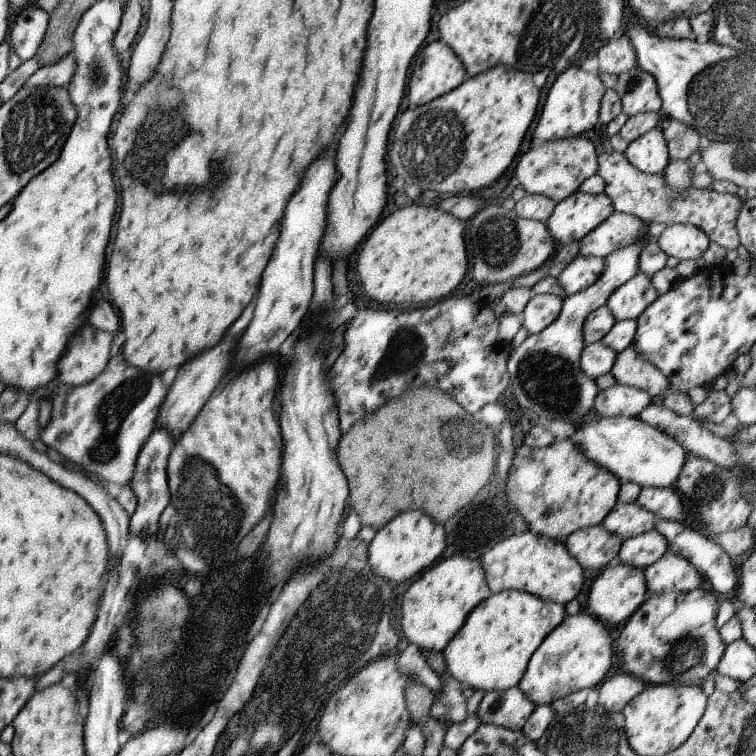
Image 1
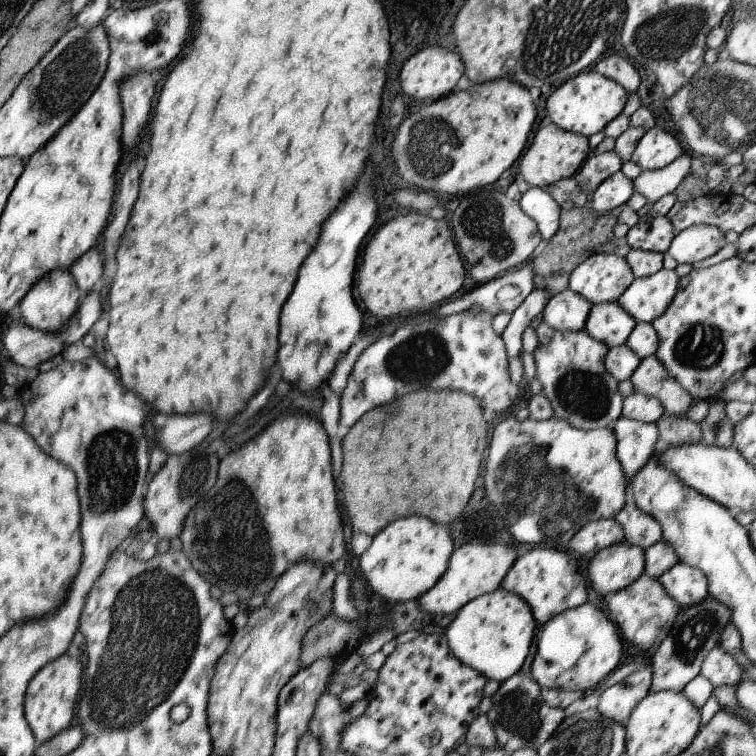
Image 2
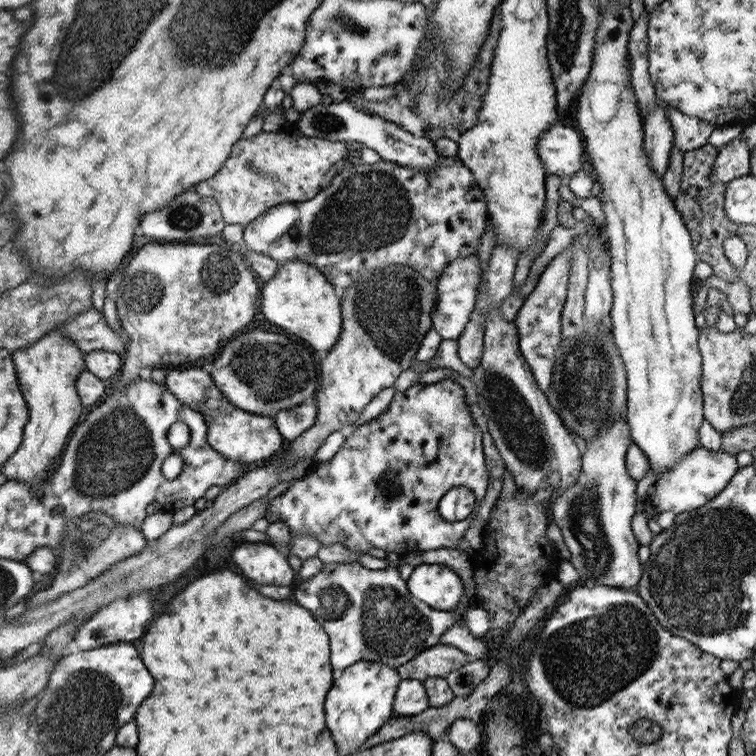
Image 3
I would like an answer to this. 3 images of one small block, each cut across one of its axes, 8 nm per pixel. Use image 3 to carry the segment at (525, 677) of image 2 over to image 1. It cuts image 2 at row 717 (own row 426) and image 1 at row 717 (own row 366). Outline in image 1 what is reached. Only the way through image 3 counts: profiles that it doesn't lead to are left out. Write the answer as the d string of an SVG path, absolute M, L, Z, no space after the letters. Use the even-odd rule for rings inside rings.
M518 686L503 691L488 691L480 701L477 715L481 723L522 730L535 704Z

